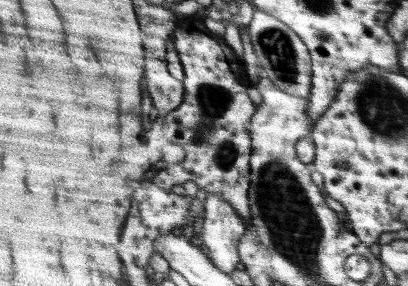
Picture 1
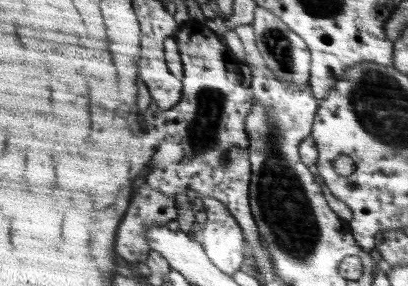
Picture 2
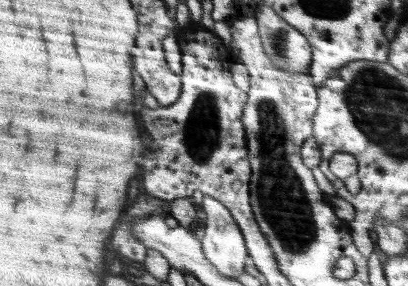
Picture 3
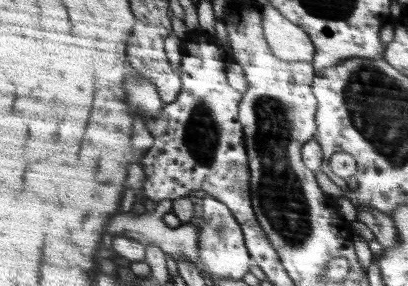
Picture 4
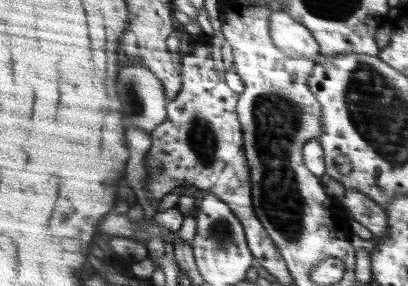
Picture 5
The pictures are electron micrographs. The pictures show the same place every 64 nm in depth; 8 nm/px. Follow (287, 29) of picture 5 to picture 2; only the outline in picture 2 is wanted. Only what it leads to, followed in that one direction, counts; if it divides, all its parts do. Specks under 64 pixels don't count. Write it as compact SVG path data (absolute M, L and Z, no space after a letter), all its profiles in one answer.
M257 6L255 10L255 36L257 36L257 48L263 54L269 70L279 78L281 84L289 88L305 90L311 84L311 46L305 38L301 38L295 30L291 30L281 18L277 18L271 10L263 10Z

